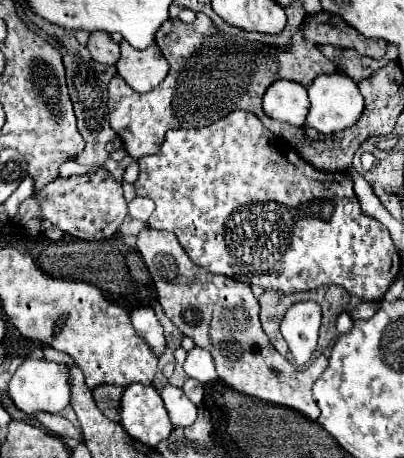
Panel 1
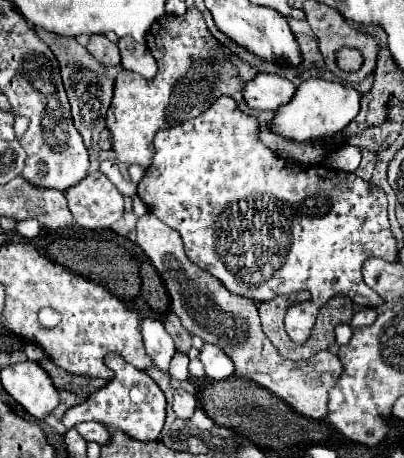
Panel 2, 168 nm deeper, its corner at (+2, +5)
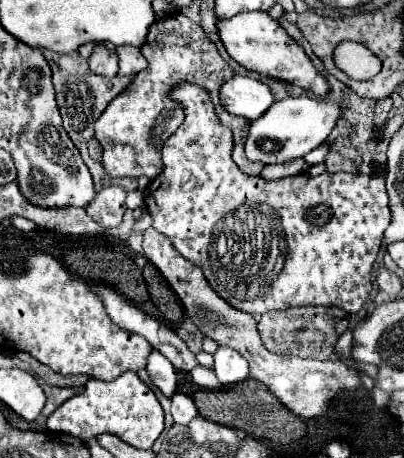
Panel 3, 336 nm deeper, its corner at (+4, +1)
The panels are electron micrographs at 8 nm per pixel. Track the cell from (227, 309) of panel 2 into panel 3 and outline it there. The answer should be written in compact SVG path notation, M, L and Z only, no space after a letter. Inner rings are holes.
M154 228L144 230L144 256L162 272L162 276L168 280L172 290L178 294L184 314L196 324L196 328L218 342L218 346L228 346L236 352L240 352L250 366L250 378L262 382L268 386L268 390L296 416L300 418L318 418L324 416L330 410L330 402L340 394L348 390L356 390L360 386L360 378L354 370L350 370L342 360L304 360L294 356L278 356L264 348L260 334L256 330L254 316L248 316L246 312L240 312L232 308L226 300L222 300L204 280L204 274L198 266L188 262L180 252L172 248L172 242L156 232Z

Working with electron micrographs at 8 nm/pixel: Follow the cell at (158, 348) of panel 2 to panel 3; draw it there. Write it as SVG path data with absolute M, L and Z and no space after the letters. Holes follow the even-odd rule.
M156 350L150 352L146 372L150 380L162 390L164 396L172 396L176 392L176 370L162 352L156 352Z

